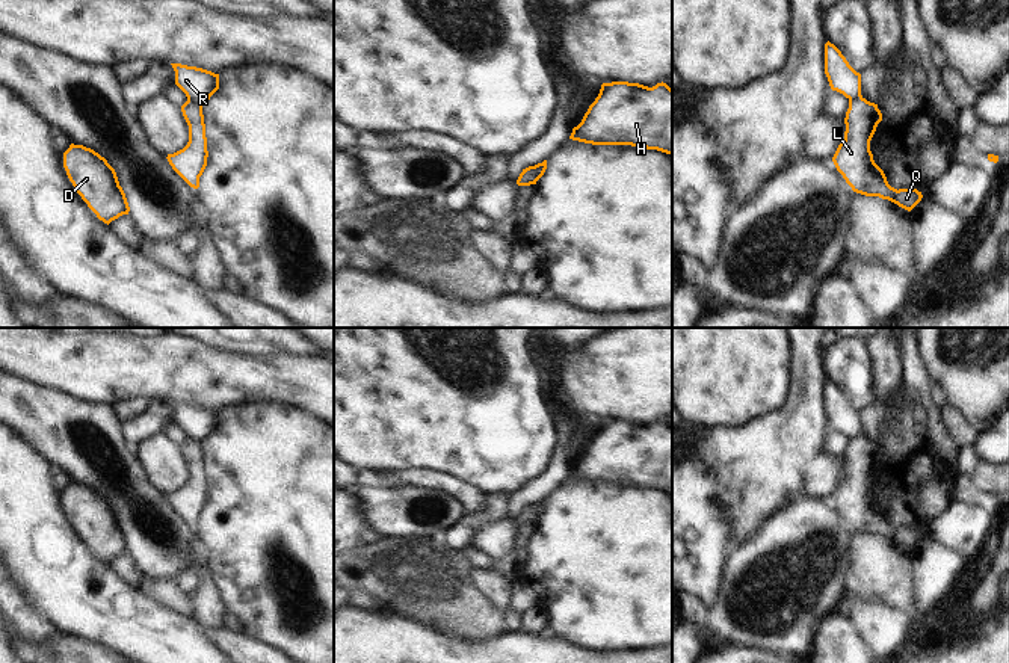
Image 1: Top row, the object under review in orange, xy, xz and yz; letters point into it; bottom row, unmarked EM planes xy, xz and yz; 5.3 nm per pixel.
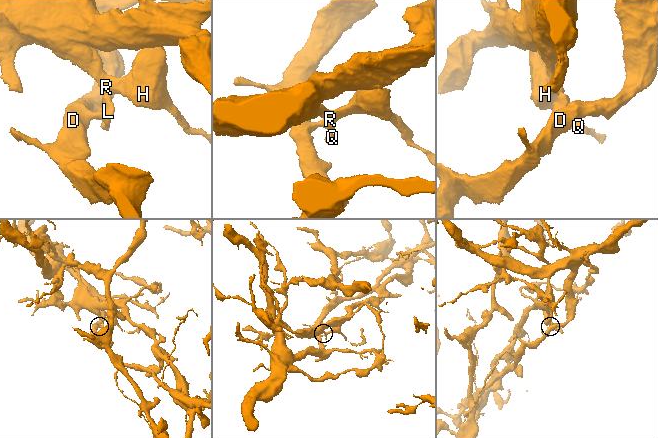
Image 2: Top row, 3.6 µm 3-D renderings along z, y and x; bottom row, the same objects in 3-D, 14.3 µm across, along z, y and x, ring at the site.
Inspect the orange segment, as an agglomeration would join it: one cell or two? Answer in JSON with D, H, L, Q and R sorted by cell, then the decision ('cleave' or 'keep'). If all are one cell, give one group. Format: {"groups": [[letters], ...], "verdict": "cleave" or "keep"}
{"groups": [["D", "L", "Q"], ["H", "R"]], "verdict": "cleave"}

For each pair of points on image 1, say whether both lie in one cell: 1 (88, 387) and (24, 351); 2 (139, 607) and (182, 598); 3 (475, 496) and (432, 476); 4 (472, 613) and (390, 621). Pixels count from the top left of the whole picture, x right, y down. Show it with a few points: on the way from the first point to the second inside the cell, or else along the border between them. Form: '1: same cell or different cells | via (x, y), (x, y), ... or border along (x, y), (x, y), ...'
1: same cell | via (73, 372), (62, 361), (40, 355)
2: different cells | border along (139, 588), (194, 619)
3: same cell | via (464, 490), (443, 481)
4: different cells | border along (387, 606), (447, 632)

